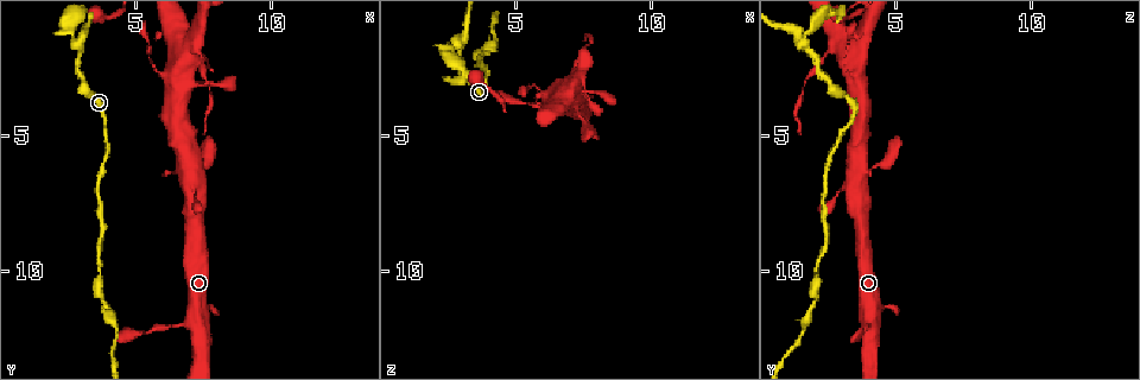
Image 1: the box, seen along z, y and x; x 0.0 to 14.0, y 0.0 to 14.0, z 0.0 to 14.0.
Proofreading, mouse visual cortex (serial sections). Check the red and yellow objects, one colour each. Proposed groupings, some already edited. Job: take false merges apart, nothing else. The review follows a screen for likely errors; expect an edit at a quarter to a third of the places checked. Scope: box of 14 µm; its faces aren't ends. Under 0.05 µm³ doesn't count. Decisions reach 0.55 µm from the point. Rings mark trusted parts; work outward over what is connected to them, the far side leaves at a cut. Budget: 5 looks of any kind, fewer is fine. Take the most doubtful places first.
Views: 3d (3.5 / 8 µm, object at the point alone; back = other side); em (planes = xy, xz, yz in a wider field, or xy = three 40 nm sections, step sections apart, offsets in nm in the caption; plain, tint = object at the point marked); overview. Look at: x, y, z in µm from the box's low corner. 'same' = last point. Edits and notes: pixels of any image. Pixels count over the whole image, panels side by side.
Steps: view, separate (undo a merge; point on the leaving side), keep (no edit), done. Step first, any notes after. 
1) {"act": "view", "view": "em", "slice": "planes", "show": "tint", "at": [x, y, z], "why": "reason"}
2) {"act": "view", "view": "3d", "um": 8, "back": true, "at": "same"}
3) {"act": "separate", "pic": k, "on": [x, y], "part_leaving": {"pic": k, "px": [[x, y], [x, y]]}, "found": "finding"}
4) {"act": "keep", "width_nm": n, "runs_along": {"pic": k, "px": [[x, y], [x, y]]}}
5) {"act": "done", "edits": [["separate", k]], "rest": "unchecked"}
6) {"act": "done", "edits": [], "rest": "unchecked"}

{"act": "view", "view": "3d", "um": 3.5, "back": true, "at": [2.8, 1.7, 1.7], "why": "branch point"}

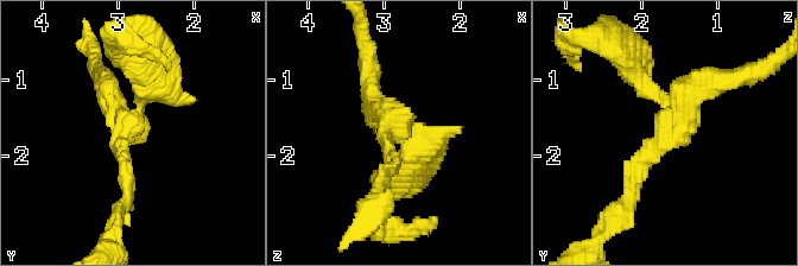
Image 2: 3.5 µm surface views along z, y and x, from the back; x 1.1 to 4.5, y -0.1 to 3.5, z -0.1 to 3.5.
{"act": "view", "view": "em", "slice": "xy", "step": 5, "show": "tint", "at": [2.90, 1.65, 1.65], "why": "shape alone is not enough"}

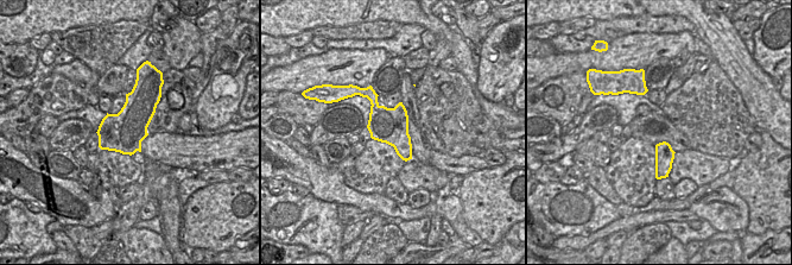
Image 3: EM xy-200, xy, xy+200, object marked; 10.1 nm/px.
{"act": "separate", "pic": 2, "on": [137, 84], "part_leaving": {"pic": 2, "px": [[139, 107], [139, 52], [114, 42]]}, "found": "a second cell is stuck on"}

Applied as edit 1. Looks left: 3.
{"act": "view", "view": "overview"}

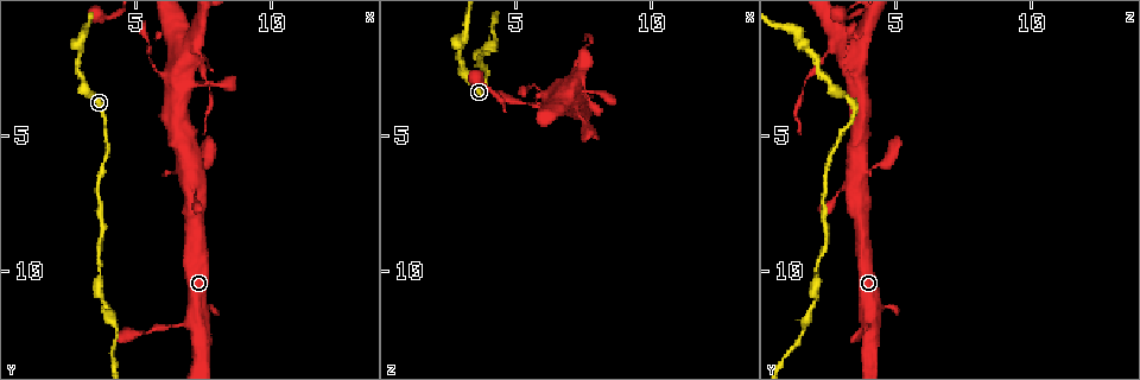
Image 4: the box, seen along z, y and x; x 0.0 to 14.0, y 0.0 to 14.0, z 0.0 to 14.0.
{"act": "view", "view": "3d", "um": 8, "at": [7.3, 6.3, 3.9], "why": "a narrow waist"}

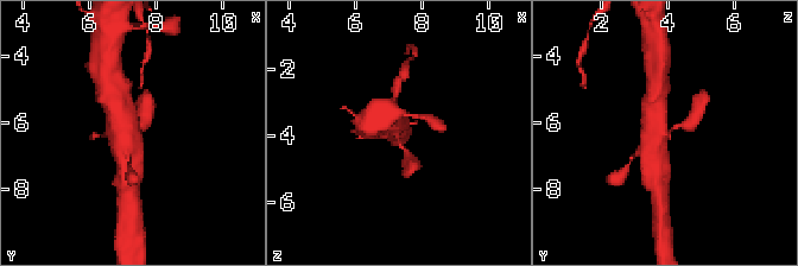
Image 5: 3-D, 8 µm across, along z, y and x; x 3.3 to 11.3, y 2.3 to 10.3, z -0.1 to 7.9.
{"act": "view", "view": "em", "slice": "xy", "step": 1, "show": "tint", "at": "same"}

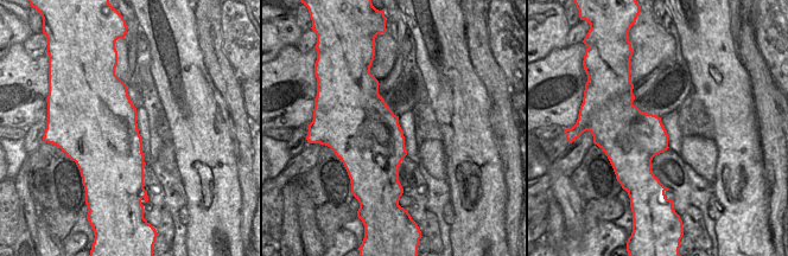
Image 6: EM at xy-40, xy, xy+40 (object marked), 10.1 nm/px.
{"act": "keep", "runs_along": {"pic": 5, "px": [[130, 170], [124, 125], [115, 102]]}, "found": "all the same cell"}

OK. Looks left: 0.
{"act": "done", "edits": [["separate", 2]], "rest": "unchecked"}

